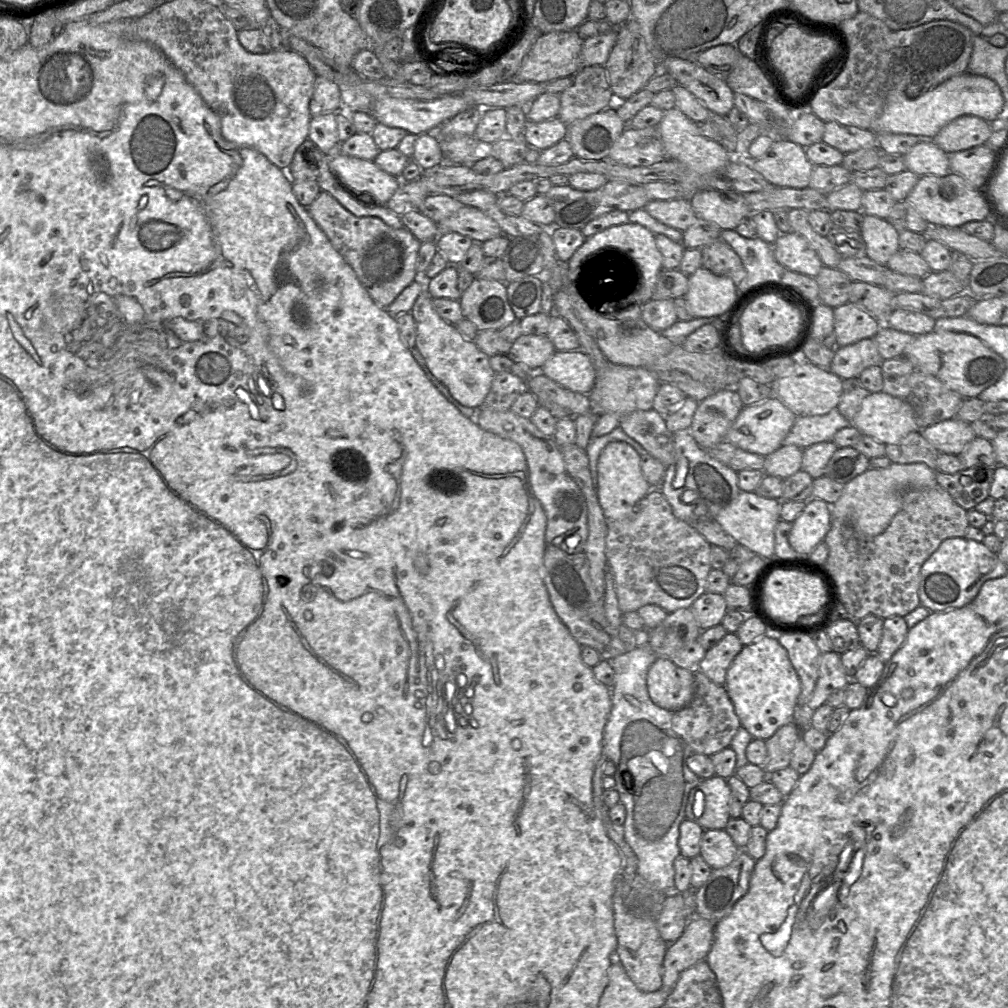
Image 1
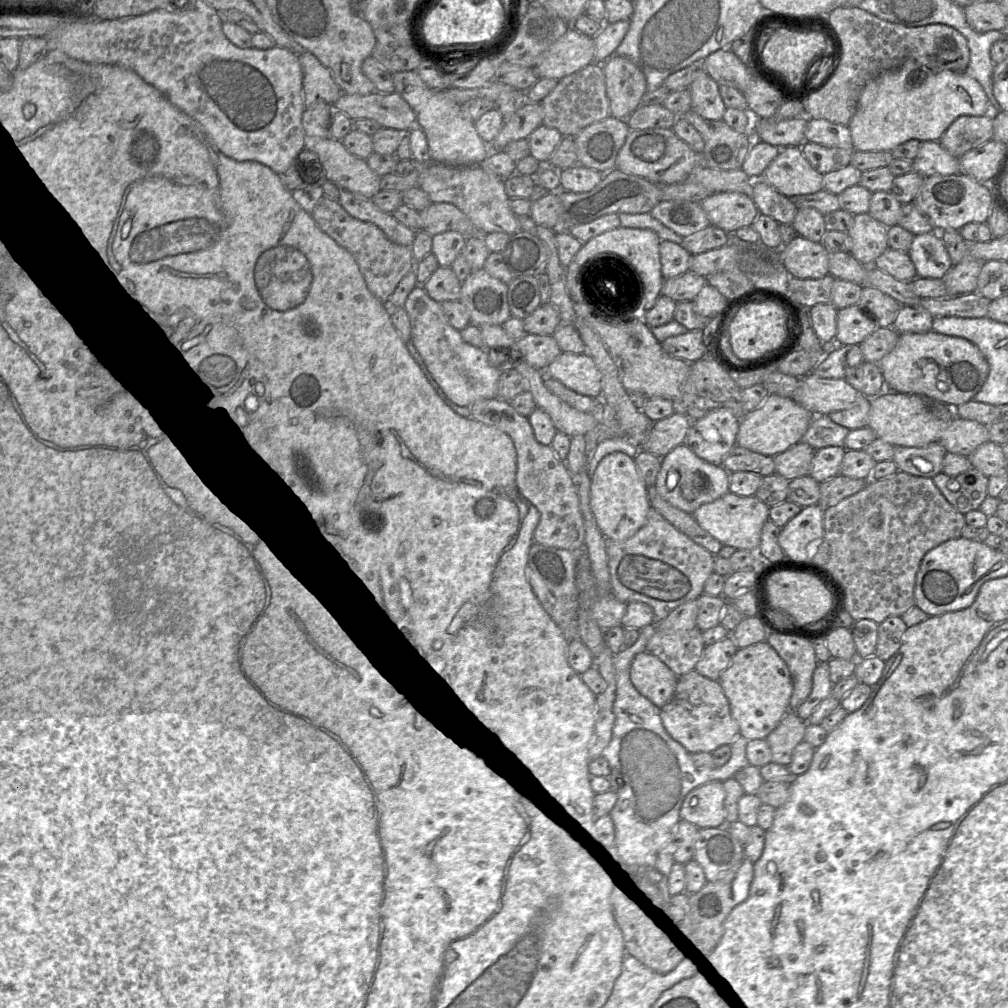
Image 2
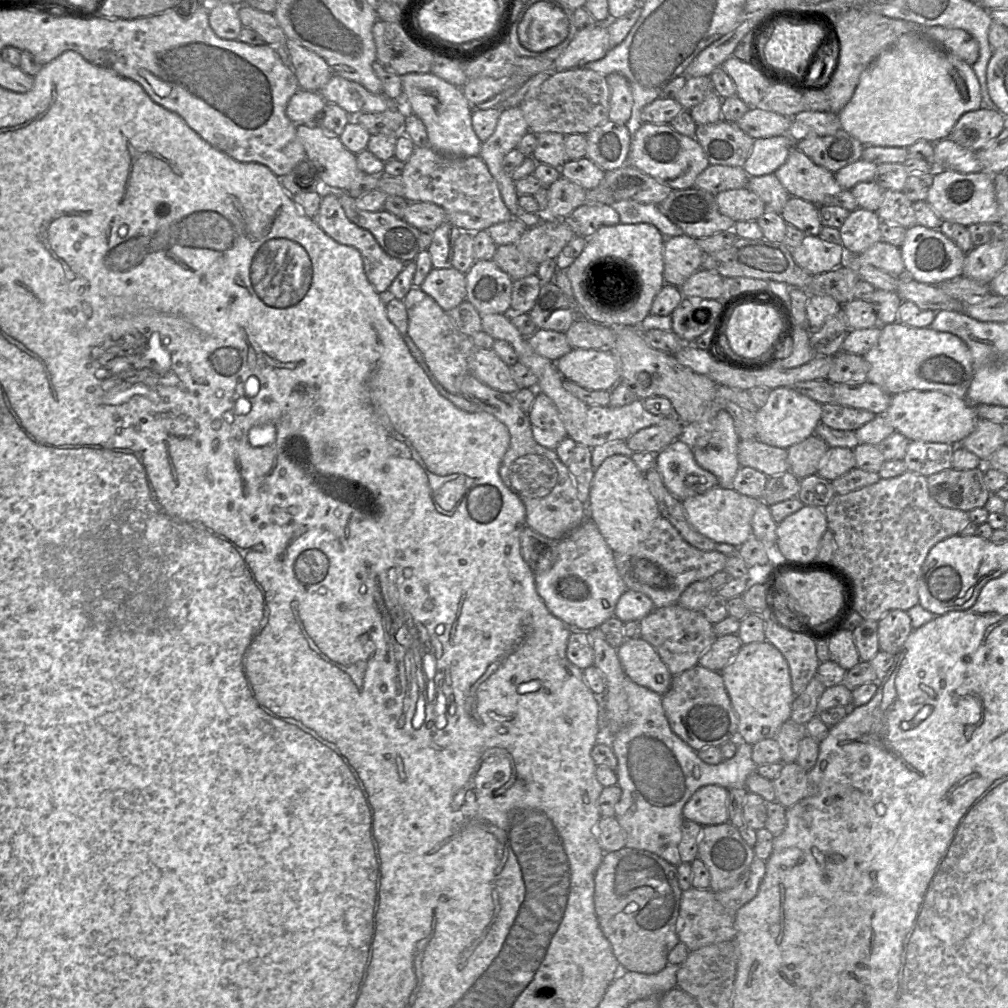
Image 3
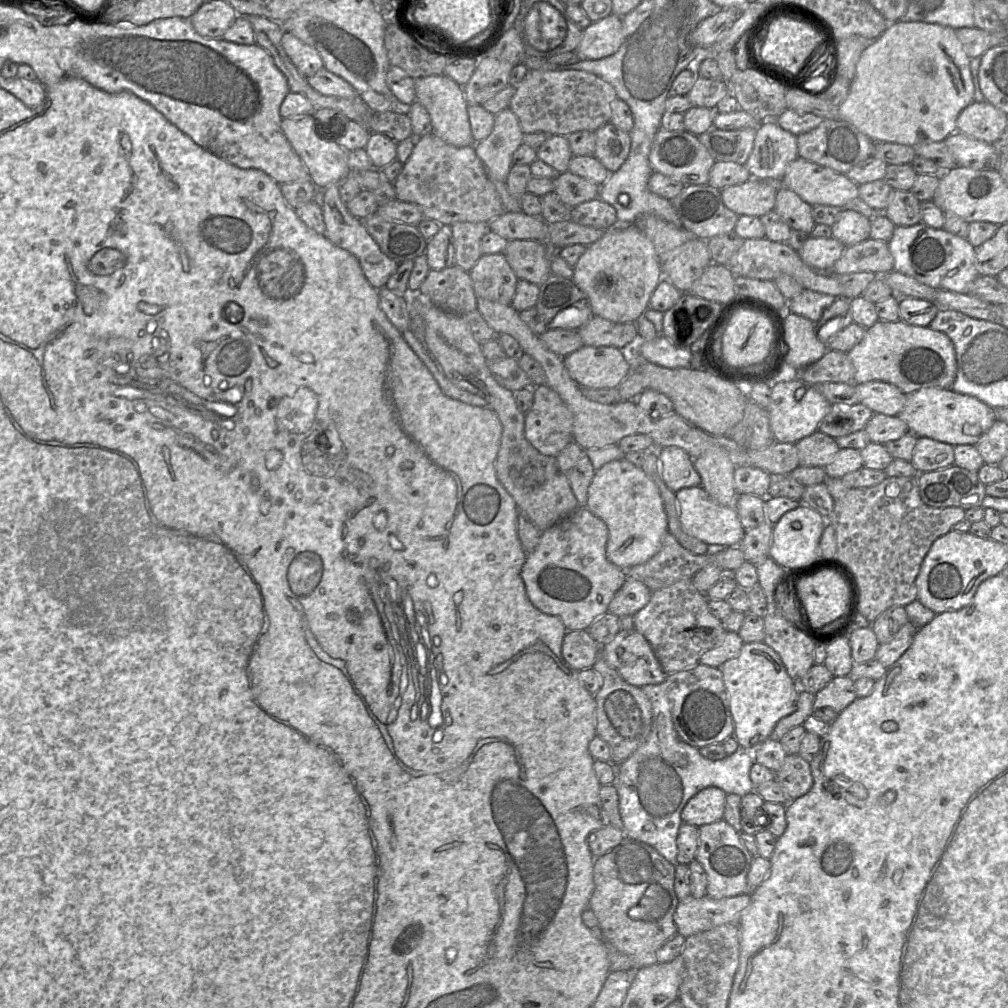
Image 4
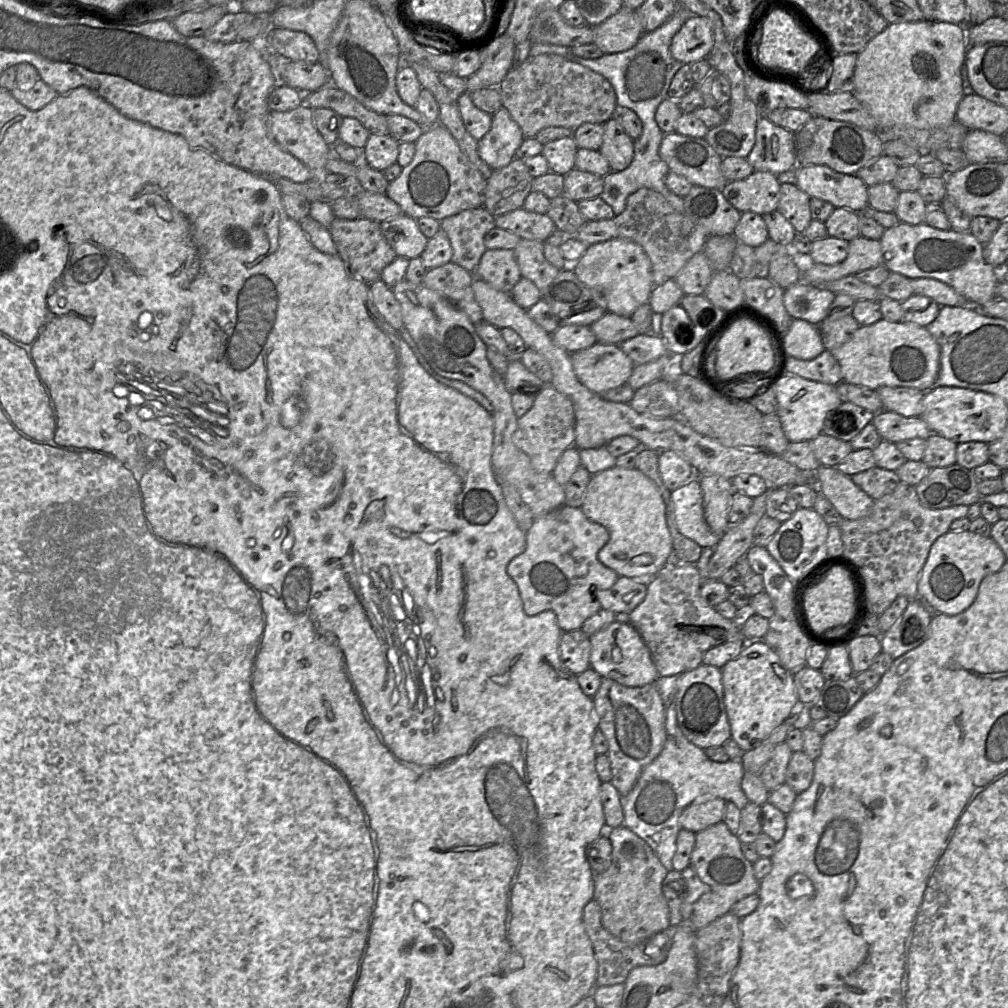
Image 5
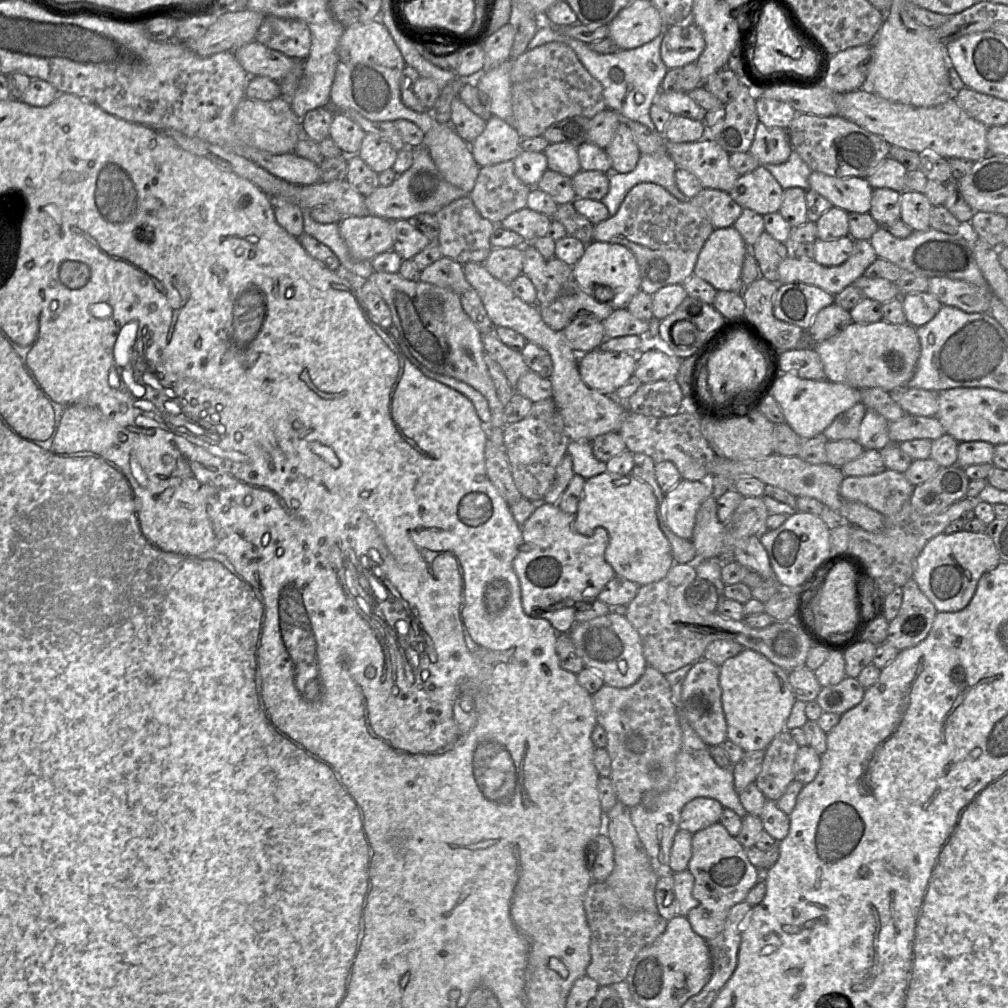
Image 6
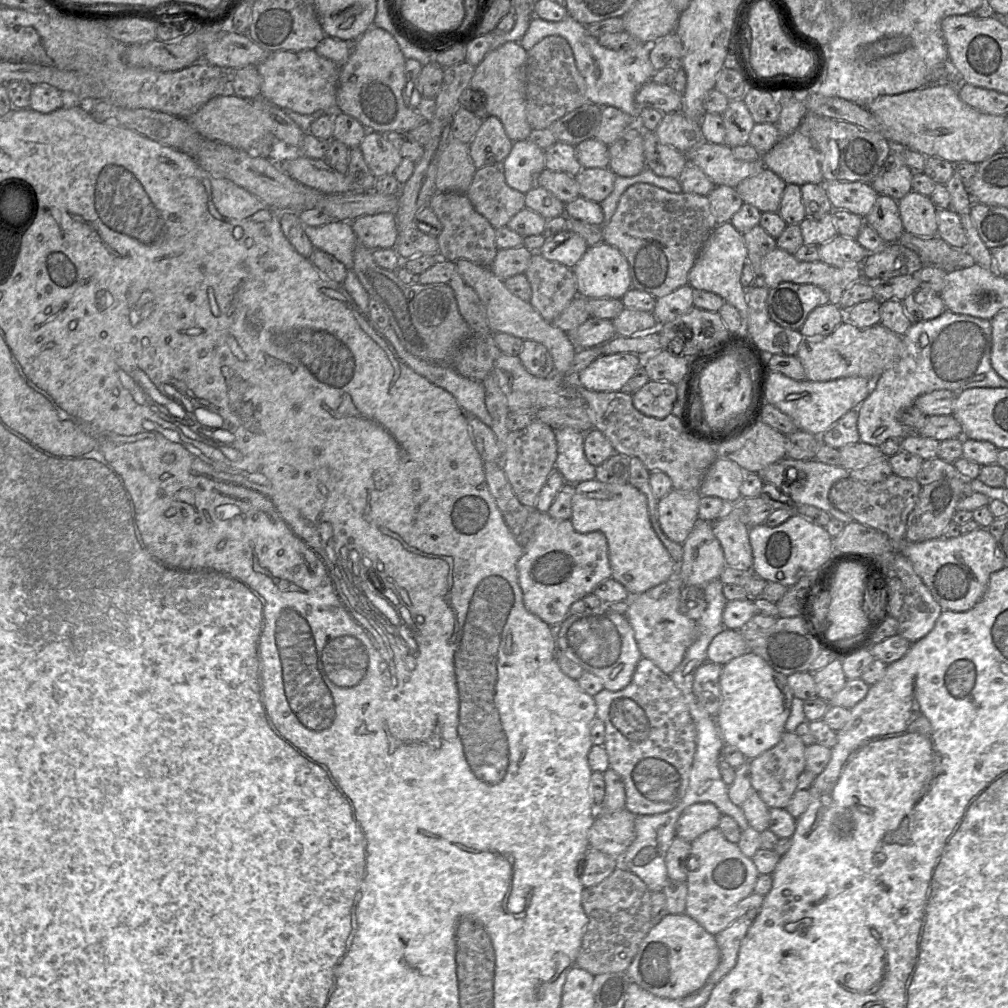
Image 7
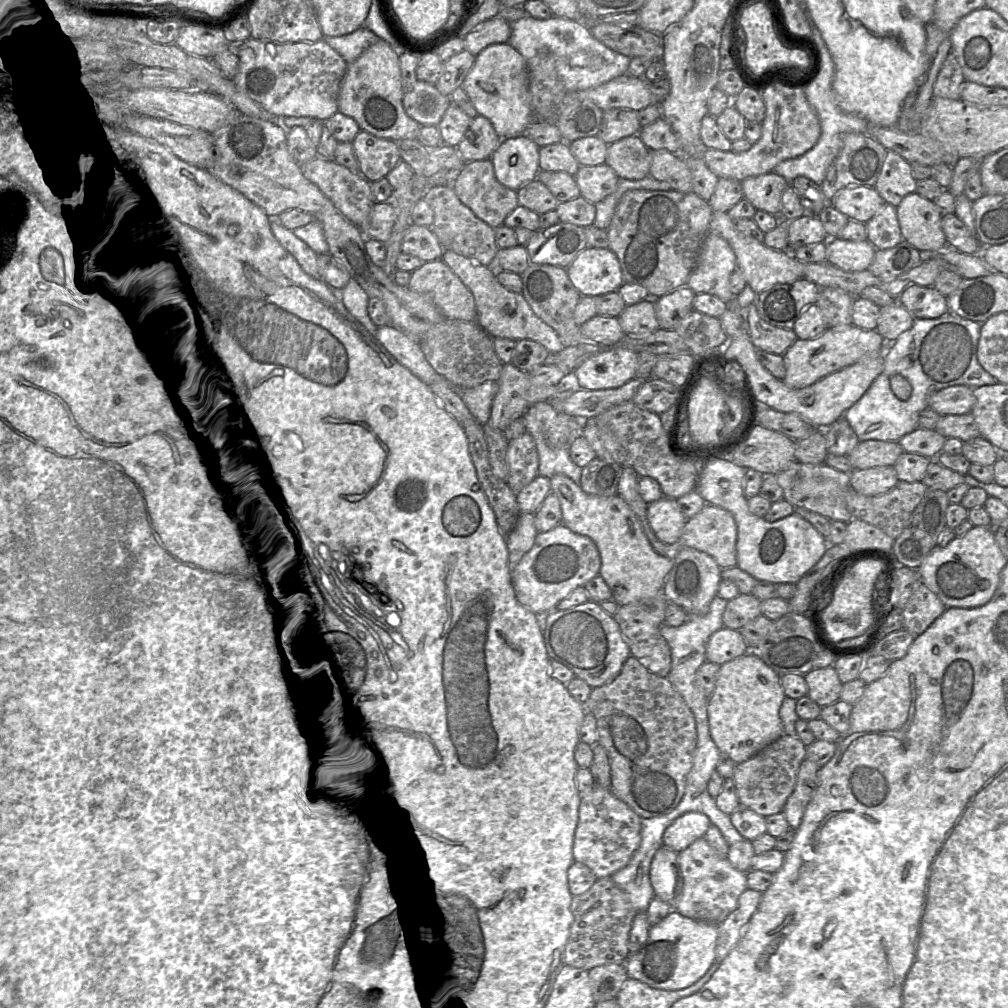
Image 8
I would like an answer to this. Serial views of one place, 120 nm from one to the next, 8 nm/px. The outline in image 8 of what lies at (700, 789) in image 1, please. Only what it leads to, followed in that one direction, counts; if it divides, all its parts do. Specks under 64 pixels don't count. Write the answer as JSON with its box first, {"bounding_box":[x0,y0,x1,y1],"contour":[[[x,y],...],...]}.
{"bounding_box":[663,813,711,853],"contour":[[[685,813],[665,830],[663,844],[679,853],[697,839],[704,837],[711,824],[709,817],[703,813]]]}

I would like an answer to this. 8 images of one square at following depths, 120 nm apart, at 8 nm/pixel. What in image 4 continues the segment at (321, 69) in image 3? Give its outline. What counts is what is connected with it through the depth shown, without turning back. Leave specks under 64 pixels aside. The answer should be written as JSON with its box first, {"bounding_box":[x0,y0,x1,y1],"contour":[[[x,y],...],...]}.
{"bounding_box":[281,30,324,78],"contour":[[[283,30],[281,44],[290,60],[306,78],[313,76],[324,67],[323,60],[317,50],[291,32]]]}

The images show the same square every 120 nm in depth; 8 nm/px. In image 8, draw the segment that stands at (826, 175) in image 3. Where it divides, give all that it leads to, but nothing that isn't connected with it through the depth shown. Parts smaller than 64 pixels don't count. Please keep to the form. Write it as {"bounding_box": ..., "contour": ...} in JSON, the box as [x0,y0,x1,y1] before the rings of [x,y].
{"bounding_box":[830,187,885,223],"contour":[[[847,187],[840,189],[830,204],[850,220],[867,223],[884,206],[885,201],[874,187]]]}

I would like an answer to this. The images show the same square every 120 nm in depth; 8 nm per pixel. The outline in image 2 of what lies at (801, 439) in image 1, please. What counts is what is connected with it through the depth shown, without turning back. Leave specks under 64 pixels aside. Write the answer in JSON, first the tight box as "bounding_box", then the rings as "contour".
{"bounding_box":[802,415,850,450],"contour":[[[815,415],[802,438],[802,441],[809,444],[815,450],[829,446],[844,447],[845,439],[850,430],[834,423],[828,415]]]}

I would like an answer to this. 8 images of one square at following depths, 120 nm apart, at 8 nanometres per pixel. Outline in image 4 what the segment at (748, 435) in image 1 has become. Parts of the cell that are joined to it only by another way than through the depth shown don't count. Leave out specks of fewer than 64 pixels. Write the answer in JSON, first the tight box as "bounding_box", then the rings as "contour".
{"bounding_box":[766,375,831,444],"contour":[[[785,375],[778,379],[771,386],[770,404],[766,408],[775,441],[796,444],[810,436],[818,430],[831,405],[814,385],[809,385],[798,377]]]}

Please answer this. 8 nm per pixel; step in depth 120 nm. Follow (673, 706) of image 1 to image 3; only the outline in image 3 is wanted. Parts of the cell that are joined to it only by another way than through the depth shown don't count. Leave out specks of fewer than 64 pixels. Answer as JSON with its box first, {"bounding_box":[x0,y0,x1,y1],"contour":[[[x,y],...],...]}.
{"bounding_box":[617,636,672,696],"contour":[[[640,636],[625,639],[617,656],[625,675],[636,684],[662,696],[669,690],[672,674],[654,647]]]}

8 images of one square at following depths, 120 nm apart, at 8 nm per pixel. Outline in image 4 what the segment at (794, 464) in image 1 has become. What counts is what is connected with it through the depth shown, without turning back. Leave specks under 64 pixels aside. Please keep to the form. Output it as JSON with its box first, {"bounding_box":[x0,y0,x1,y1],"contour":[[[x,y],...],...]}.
{"bounding_box":[796,431,840,468],"contour":[[[820,431],[796,444],[800,466],[824,468],[836,457],[840,448],[836,440]]]}

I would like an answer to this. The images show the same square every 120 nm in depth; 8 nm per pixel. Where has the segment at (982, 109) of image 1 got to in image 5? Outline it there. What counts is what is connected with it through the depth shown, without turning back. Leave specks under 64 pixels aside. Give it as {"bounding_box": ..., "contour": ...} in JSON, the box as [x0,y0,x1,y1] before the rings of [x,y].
{"bounding_box":[854,21,968,130],"contour":[[[918,21],[889,24],[857,55],[854,94],[874,117],[881,130],[895,126],[917,129],[949,127],[956,120],[958,104],[965,96],[961,67],[968,49],[966,27],[946,22]]]}

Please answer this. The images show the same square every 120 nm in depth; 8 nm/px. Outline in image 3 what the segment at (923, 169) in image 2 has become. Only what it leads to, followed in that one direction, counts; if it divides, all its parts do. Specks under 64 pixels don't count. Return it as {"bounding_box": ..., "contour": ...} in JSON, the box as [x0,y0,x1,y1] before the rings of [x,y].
{"bounding_box":[933,139,983,173],"contour":[[[942,139],[934,144],[933,166],[935,170],[952,170],[959,173],[983,171],[977,151],[966,149],[951,139]]]}

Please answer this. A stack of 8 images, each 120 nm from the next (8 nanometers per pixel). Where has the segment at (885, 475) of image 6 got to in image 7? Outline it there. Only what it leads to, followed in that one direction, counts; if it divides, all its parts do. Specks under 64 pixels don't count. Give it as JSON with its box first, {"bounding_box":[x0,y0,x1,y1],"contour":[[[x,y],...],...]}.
{"bounding_box":[829,474,921,540],"contour":[[[895,474],[876,483],[864,483],[847,477],[833,484],[829,500],[854,521],[882,532],[890,540],[902,540],[905,538],[908,516],[914,509],[921,487],[915,479],[902,478]]]}

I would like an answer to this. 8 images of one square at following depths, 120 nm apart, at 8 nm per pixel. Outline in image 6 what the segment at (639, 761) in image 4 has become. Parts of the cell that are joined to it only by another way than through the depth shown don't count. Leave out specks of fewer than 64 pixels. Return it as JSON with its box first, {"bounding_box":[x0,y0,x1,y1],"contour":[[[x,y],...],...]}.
{"bounding_box":[630,664,748,878],"contour":[[[688,664],[665,674],[671,687],[672,702],[676,707],[682,730],[682,744],[675,760],[676,772],[672,784],[665,791],[645,792],[641,801],[630,808],[631,822],[659,878],[674,874],[669,865],[670,853],[674,837],[679,830],[681,811],[688,802],[698,797],[713,798],[724,808],[733,810],[741,818],[748,814],[740,802],[739,794],[735,791],[732,769],[724,769],[716,764],[711,757],[710,746],[704,743],[693,730],[682,708],[682,687],[692,665]]]}

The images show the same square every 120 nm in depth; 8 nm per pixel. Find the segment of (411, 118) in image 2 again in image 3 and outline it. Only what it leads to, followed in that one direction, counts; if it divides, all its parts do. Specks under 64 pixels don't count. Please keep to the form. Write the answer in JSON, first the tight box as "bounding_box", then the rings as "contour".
{"bounding_box":[319,75,402,117],"contour":[[[336,75],[331,77],[319,93],[327,103],[339,105],[351,117],[402,107],[402,100],[392,100],[384,94],[373,94],[361,84]]]}

